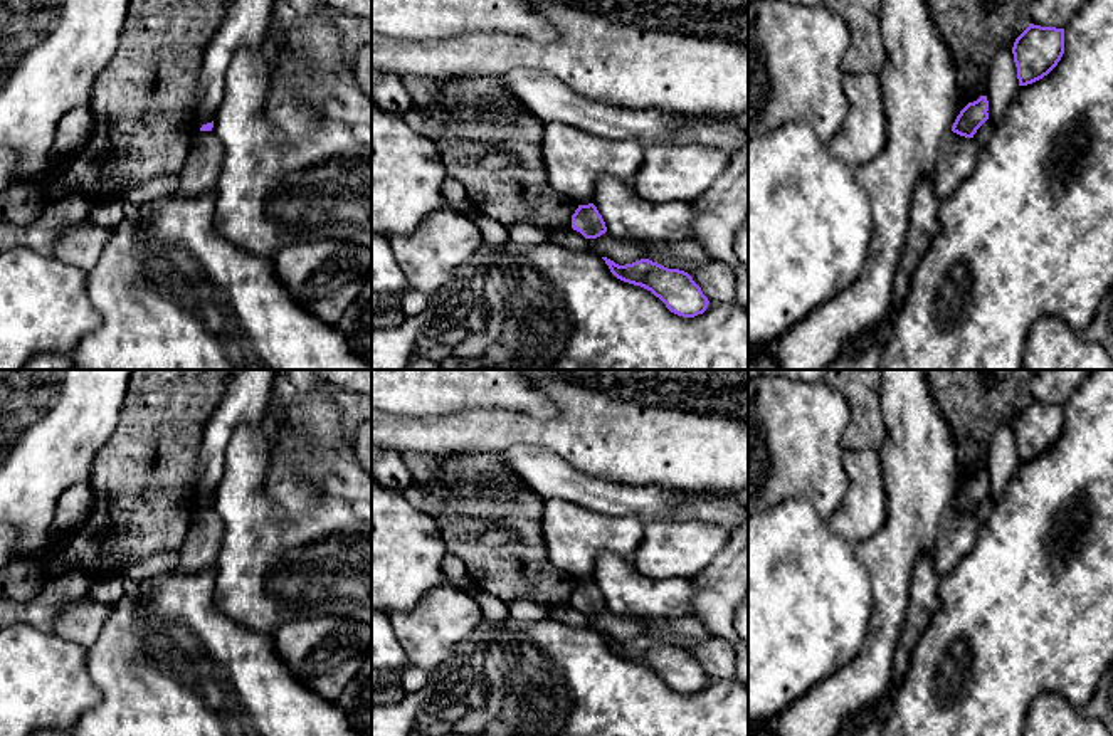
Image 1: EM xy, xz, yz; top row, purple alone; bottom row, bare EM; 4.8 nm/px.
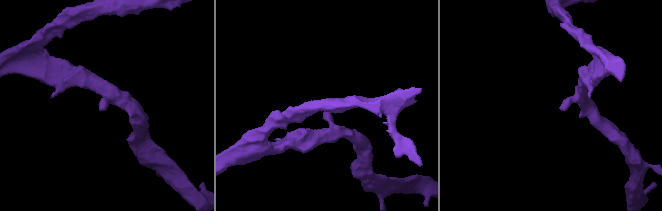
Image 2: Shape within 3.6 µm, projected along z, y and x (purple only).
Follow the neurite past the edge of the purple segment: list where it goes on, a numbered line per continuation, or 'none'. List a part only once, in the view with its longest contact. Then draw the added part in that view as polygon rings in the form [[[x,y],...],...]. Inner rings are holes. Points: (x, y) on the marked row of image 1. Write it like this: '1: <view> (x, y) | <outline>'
none

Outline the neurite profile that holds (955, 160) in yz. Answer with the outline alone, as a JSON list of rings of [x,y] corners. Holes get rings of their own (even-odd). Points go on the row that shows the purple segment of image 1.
[[[948,131],[942,139],[942,148],[935,165],[935,193],[943,202],[970,176],[978,156],[973,138]]]

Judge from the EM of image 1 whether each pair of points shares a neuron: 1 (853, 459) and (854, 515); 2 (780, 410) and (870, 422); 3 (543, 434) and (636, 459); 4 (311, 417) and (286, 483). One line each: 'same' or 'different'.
1: same
2: different
3: same
4: same

